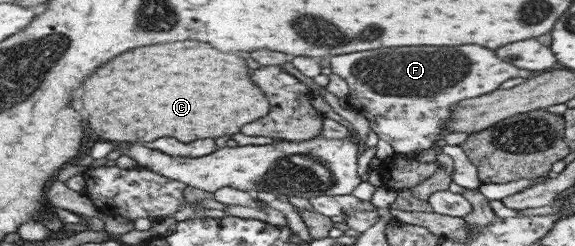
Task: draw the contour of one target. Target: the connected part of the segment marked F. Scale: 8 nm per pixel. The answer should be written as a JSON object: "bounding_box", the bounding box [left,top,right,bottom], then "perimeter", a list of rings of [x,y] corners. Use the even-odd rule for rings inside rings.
{"bounding_box":[326,45,532,156],"perimeter":[[[458,45],[458,47],[400,47],[400,49],[374,49],[374,51],[358,51],[354,53],[344,53],[338,55],[329,55],[326,57],[326,61],[329,61],[329,68],[331,69],[332,74],[336,74],[338,77],[341,77],[347,83],[347,95],[346,100],[349,105],[349,108],[356,111],[358,115],[362,115],[368,120],[369,128],[372,130],[372,133],[376,133],[377,139],[382,139],[386,141],[393,151],[396,151],[398,154],[403,154],[406,156],[414,155],[414,152],[422,151],[423,149],[428,149],[434,146],[434,140],[445,132],[444,123],[450,121],[450,109],[462,100],[470,100],[474,97],[490,93],[498,89],[498,86],[506,79],[528,79],[532,73],[525,69],[518,69],[518,67],[502,61],[494,54],[494,50],[491,49],[482,49],[478,45]]]}

